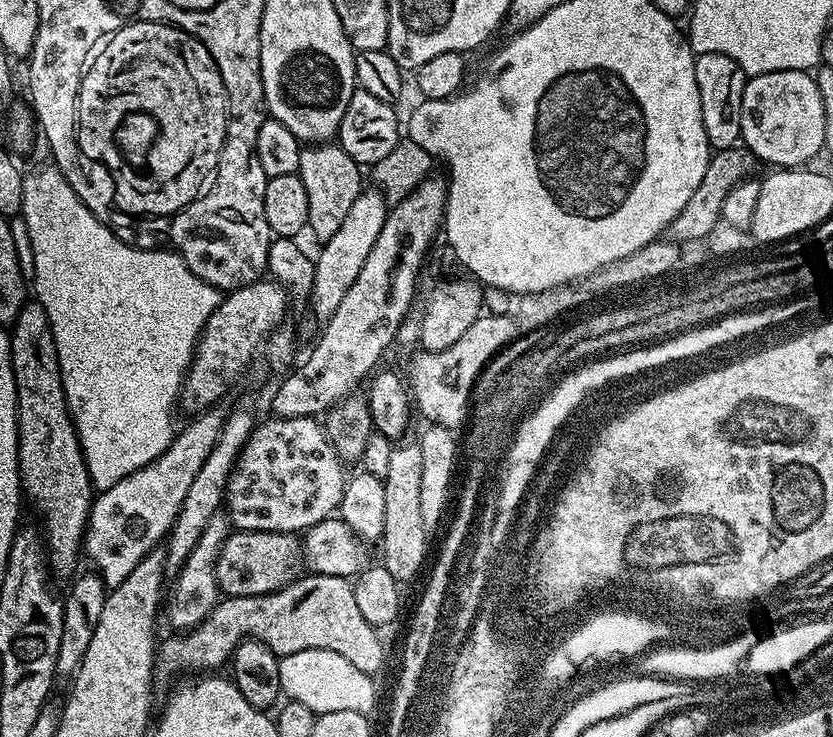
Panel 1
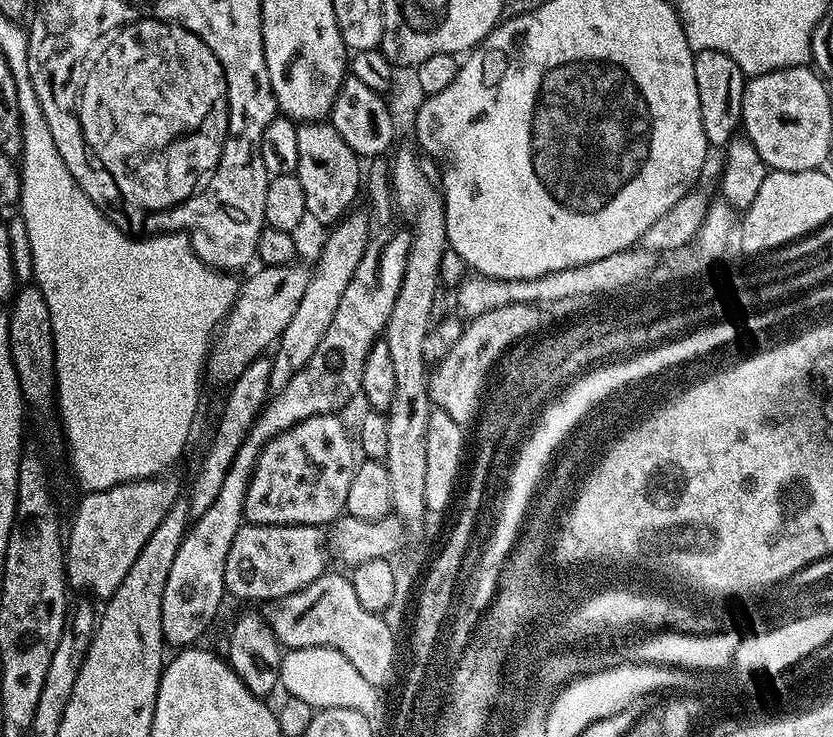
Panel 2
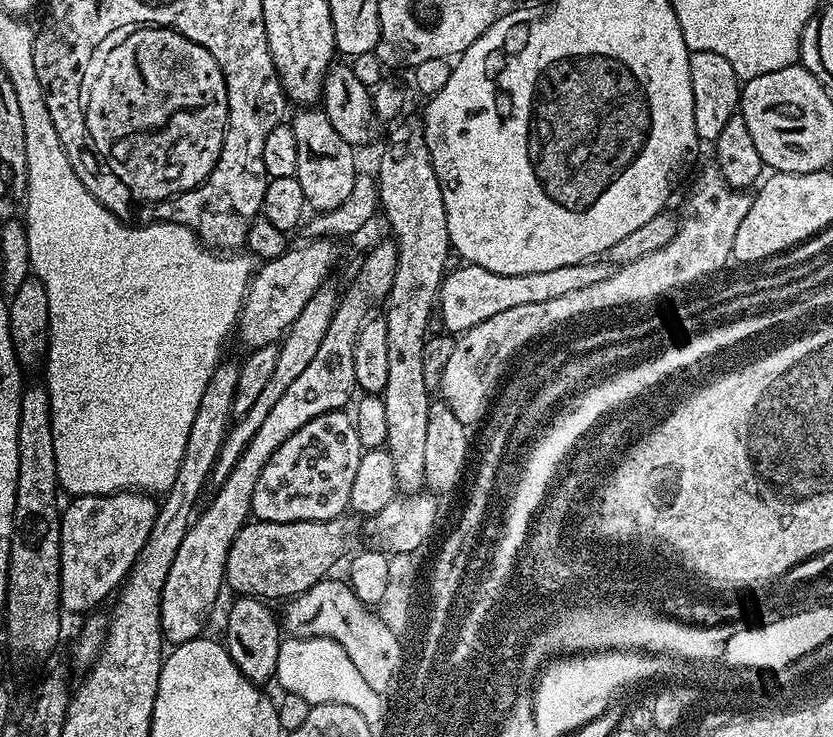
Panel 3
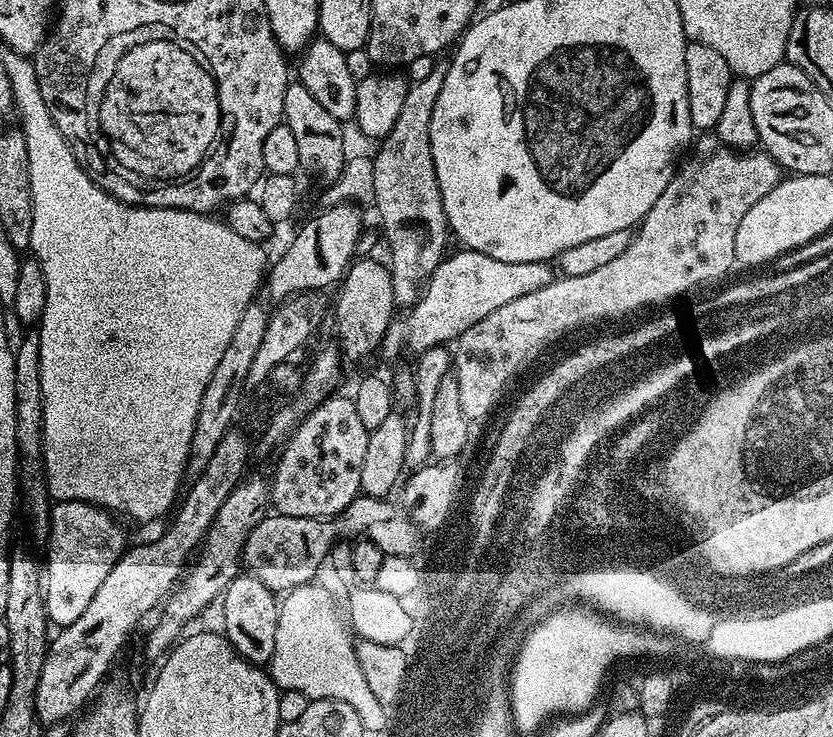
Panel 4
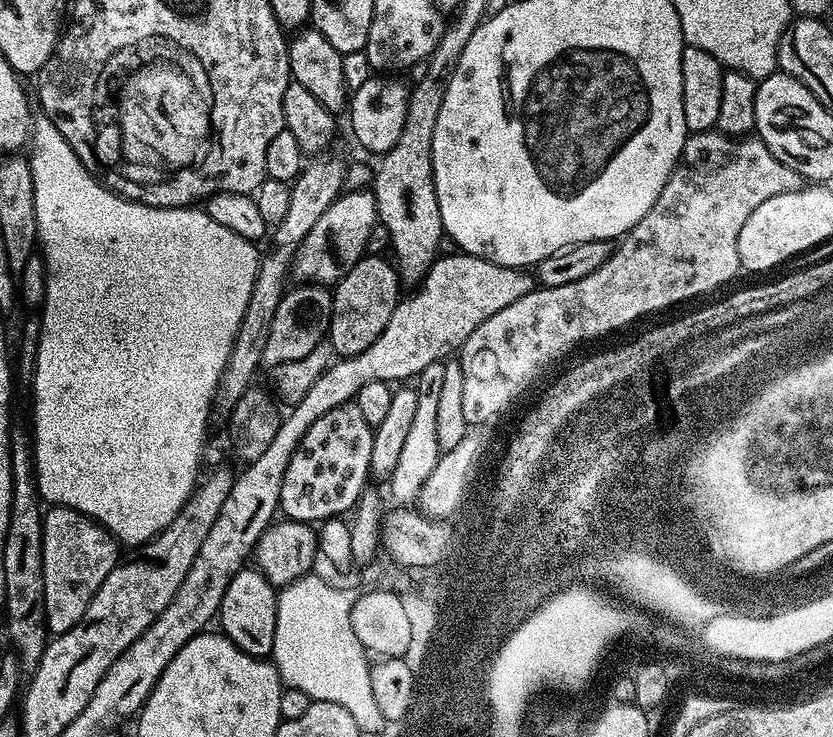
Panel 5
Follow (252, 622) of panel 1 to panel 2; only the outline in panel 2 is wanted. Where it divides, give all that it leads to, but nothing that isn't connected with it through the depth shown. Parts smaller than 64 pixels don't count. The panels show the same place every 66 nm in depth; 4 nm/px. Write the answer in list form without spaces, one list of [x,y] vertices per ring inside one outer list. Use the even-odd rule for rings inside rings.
[[[325,571],[317,580],[296,592],[278,597],[267,605],[266,616],[274,625],[277,640],[285,649],[336,648],[364,677],[368,677],[368,662],[379,661],[385,653],[380,647],[380,632],[385,630],[384,617],[366,610],[355,593],[351,579]]]

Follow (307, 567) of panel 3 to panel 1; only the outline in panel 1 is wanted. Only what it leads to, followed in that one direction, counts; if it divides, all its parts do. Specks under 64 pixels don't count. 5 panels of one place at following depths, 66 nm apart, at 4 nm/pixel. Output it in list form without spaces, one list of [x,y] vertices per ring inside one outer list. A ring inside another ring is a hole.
[[[239,529],[229,533],[223,544],[216,578],[223,595],[263,596],[292,583],[299,577],[303,564],[303,543],[295,533]]]

